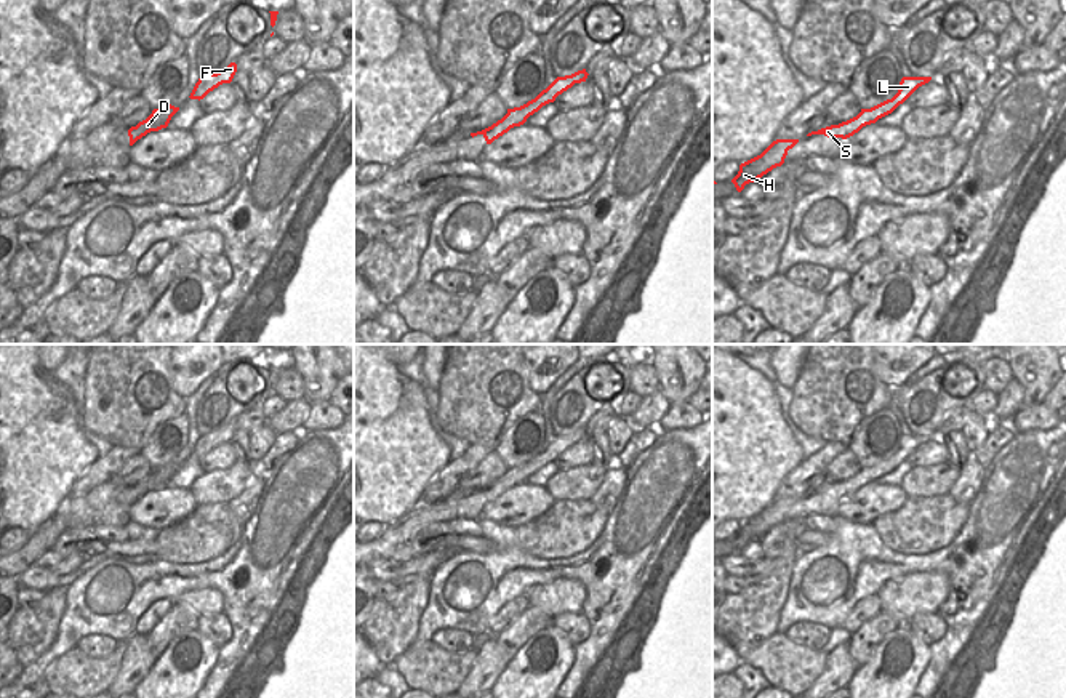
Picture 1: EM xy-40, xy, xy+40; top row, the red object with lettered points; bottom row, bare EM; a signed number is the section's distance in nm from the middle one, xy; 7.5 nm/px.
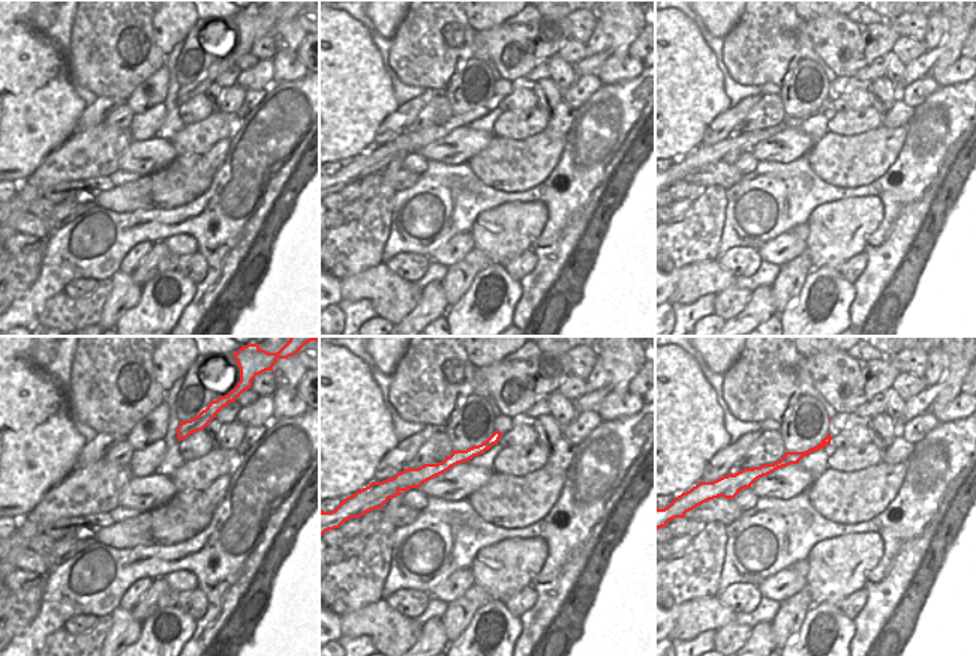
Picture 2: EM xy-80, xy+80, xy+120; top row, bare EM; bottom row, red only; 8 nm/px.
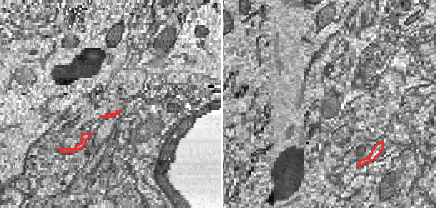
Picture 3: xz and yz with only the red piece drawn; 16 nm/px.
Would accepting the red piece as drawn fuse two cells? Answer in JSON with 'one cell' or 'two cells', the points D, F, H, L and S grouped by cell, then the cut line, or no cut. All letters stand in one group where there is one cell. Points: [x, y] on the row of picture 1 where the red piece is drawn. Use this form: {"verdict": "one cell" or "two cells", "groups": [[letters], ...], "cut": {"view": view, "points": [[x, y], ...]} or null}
{"verdict": "two cells", "groups": [["D", "H", "S"], ["F", "L"]], "cut": {"view": "xy", "points": [[535, 98], [543, 104]]}}

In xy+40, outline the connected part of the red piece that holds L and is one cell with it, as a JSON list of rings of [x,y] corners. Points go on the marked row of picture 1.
[[[903,77],[898,93],[892,98],[903,104],[919,86],[928,83],[932,77]]]

